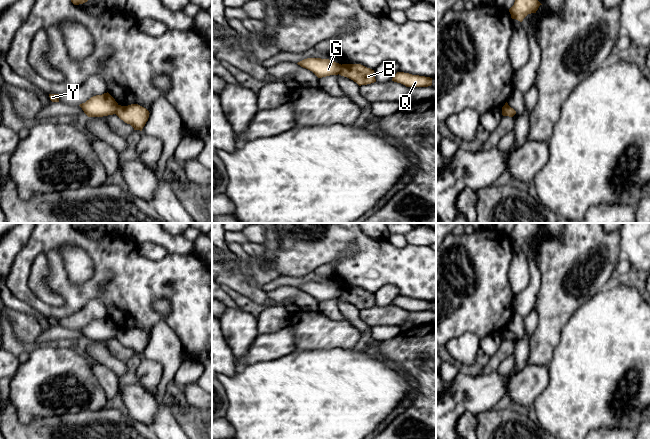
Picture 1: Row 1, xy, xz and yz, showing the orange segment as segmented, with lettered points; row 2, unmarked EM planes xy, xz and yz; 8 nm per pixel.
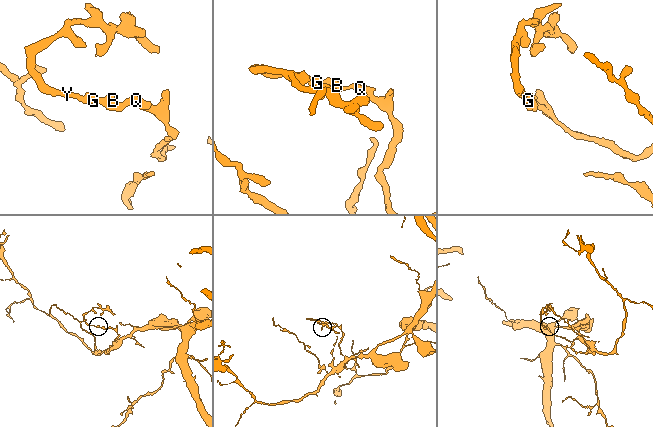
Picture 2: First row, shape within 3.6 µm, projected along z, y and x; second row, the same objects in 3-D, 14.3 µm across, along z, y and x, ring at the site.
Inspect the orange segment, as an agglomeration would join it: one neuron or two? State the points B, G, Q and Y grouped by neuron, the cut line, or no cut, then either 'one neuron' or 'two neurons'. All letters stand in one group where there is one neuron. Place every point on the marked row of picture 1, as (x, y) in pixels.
B Q / G Y; cut in xy along (118, 105), (114, 113); two neurons

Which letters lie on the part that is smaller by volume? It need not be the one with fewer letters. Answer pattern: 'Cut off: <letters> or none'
Cut off: G, Y

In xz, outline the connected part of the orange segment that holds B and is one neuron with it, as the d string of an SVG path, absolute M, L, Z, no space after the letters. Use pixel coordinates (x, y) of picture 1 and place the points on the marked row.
M342 64L339 75L353 80L359 86L376 82L374 70L361 64Z

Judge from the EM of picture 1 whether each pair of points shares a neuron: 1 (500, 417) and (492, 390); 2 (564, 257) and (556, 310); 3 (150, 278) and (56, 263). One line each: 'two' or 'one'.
1: two
2: one
3: one

